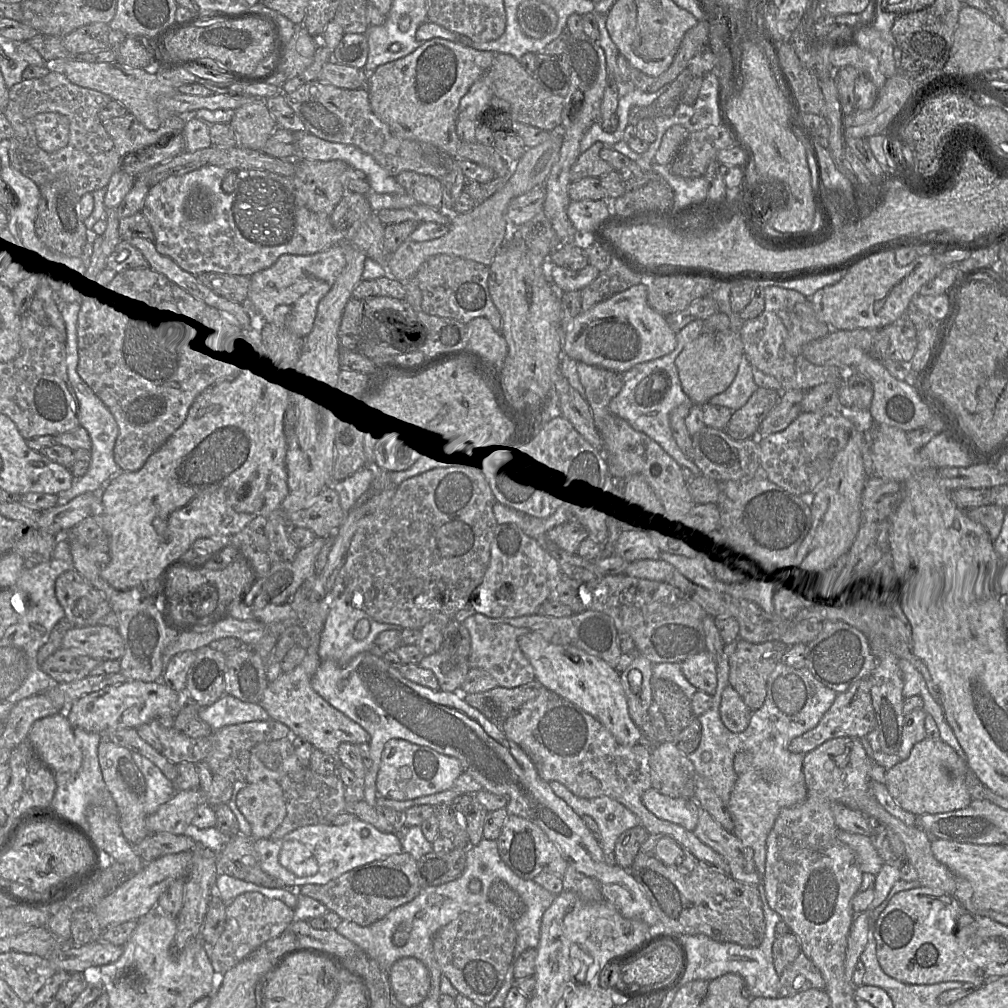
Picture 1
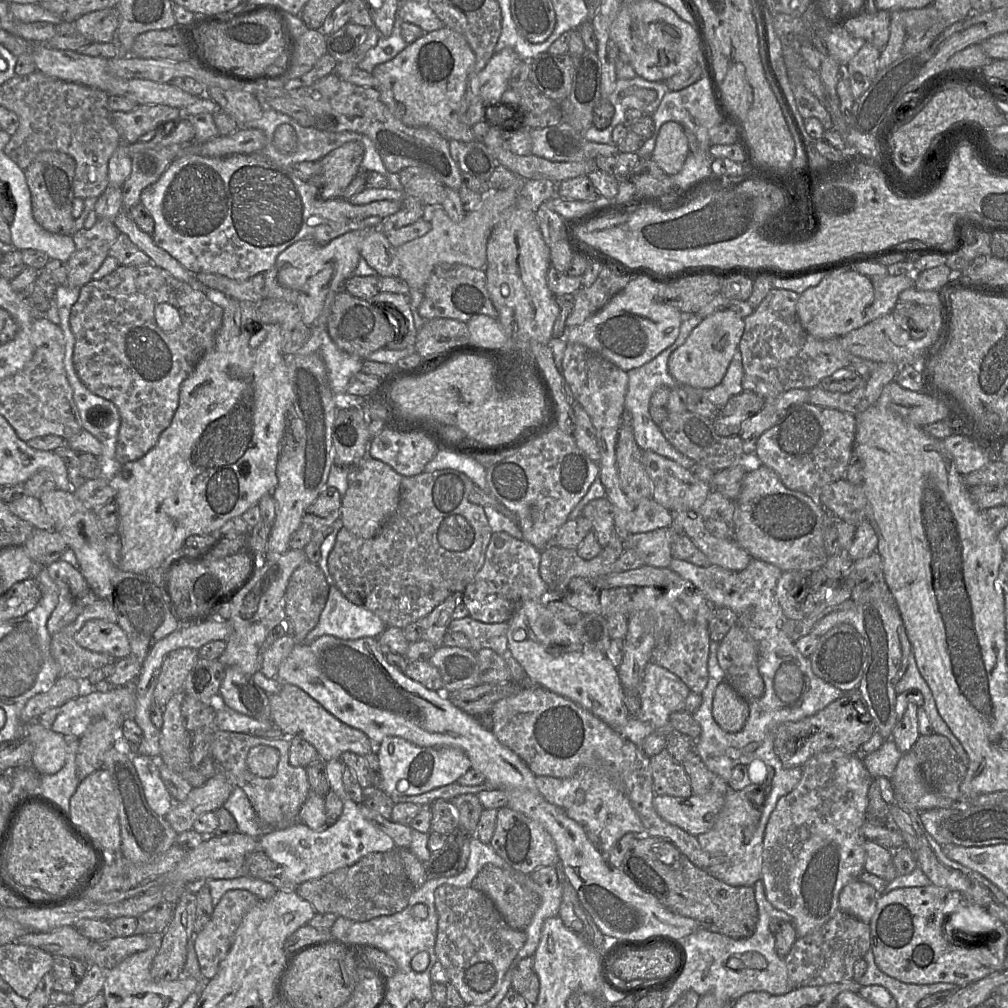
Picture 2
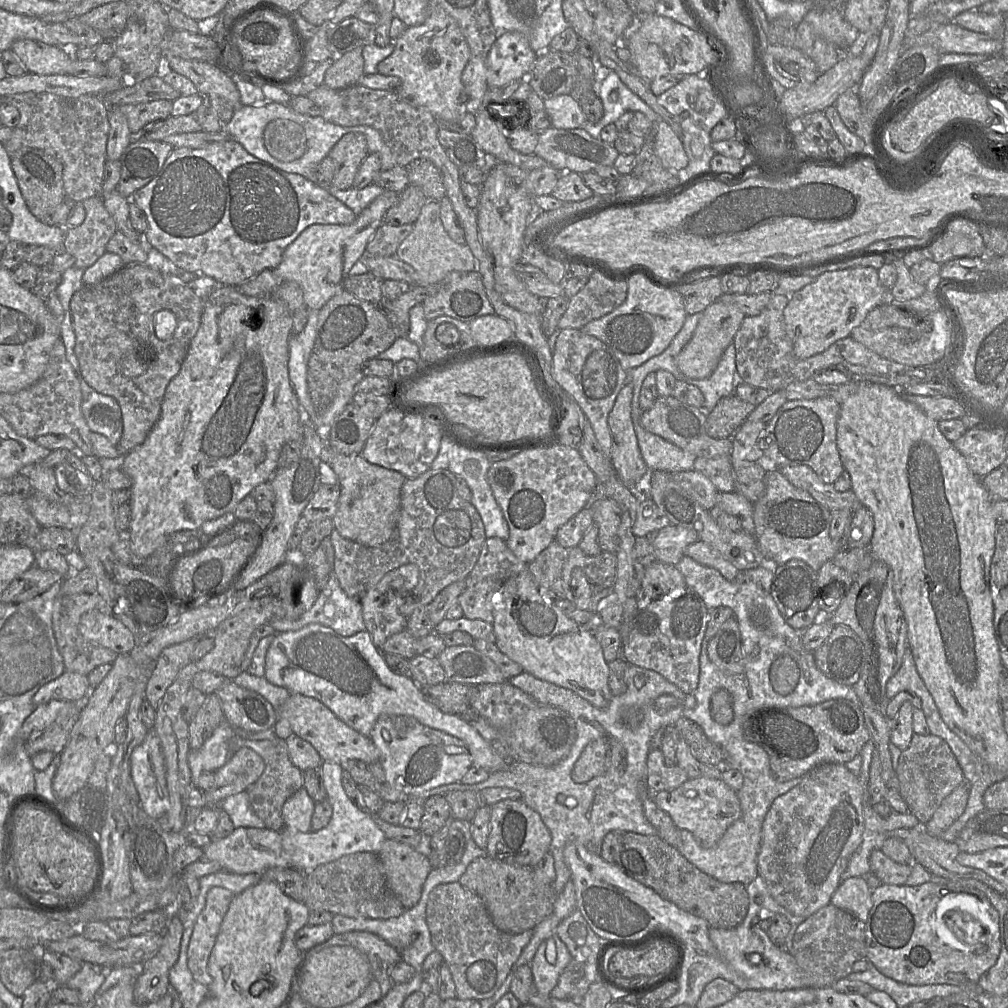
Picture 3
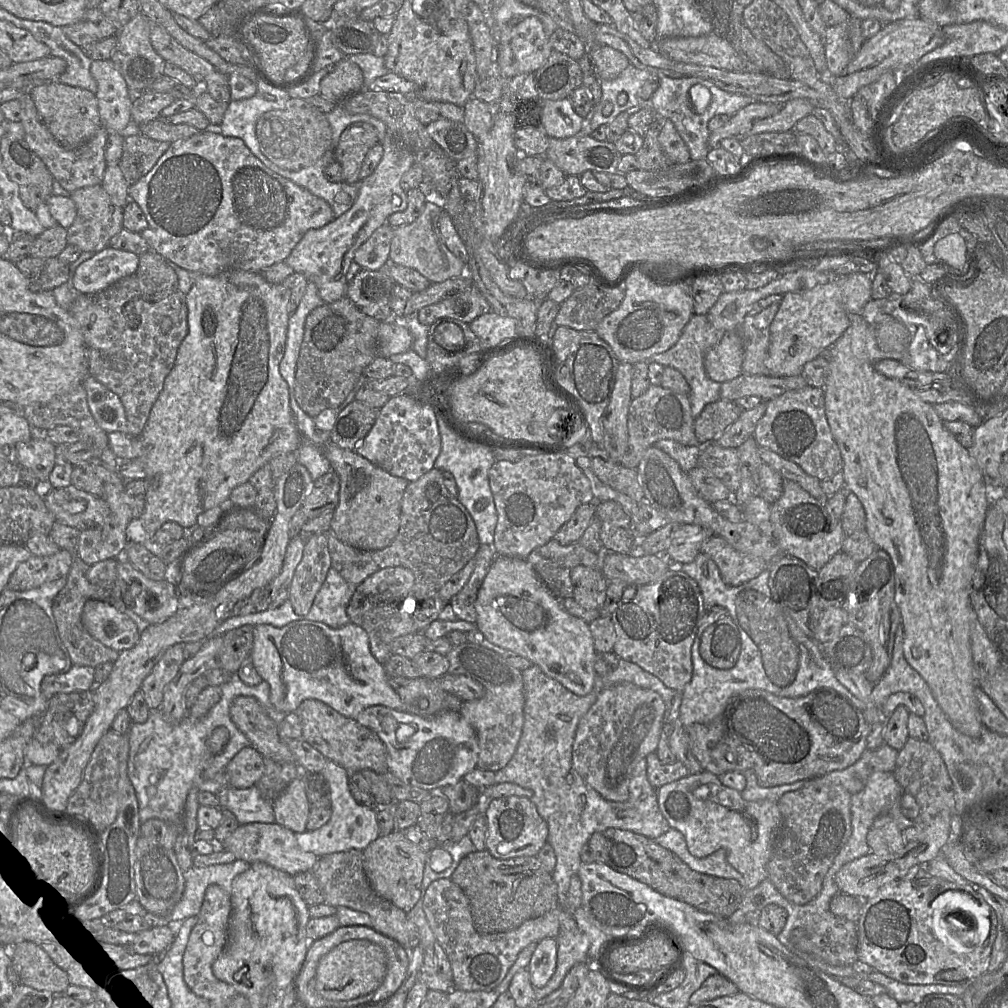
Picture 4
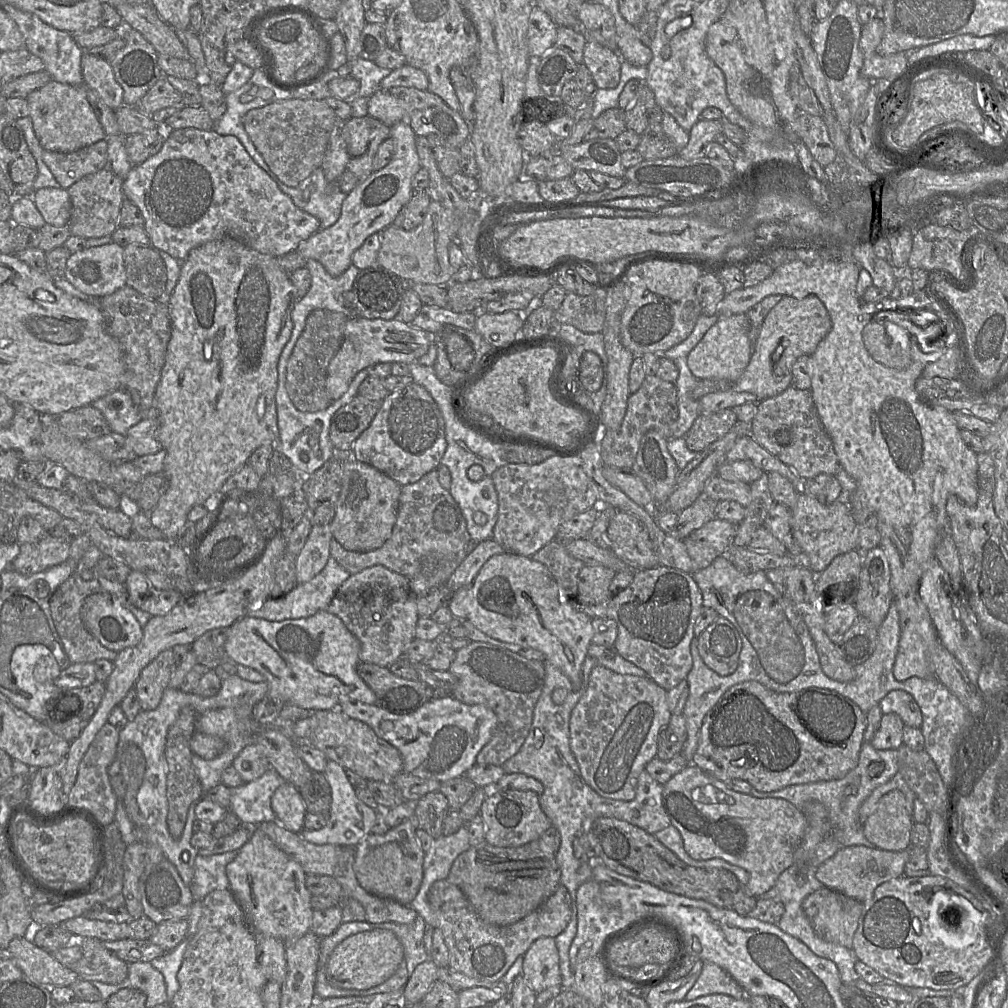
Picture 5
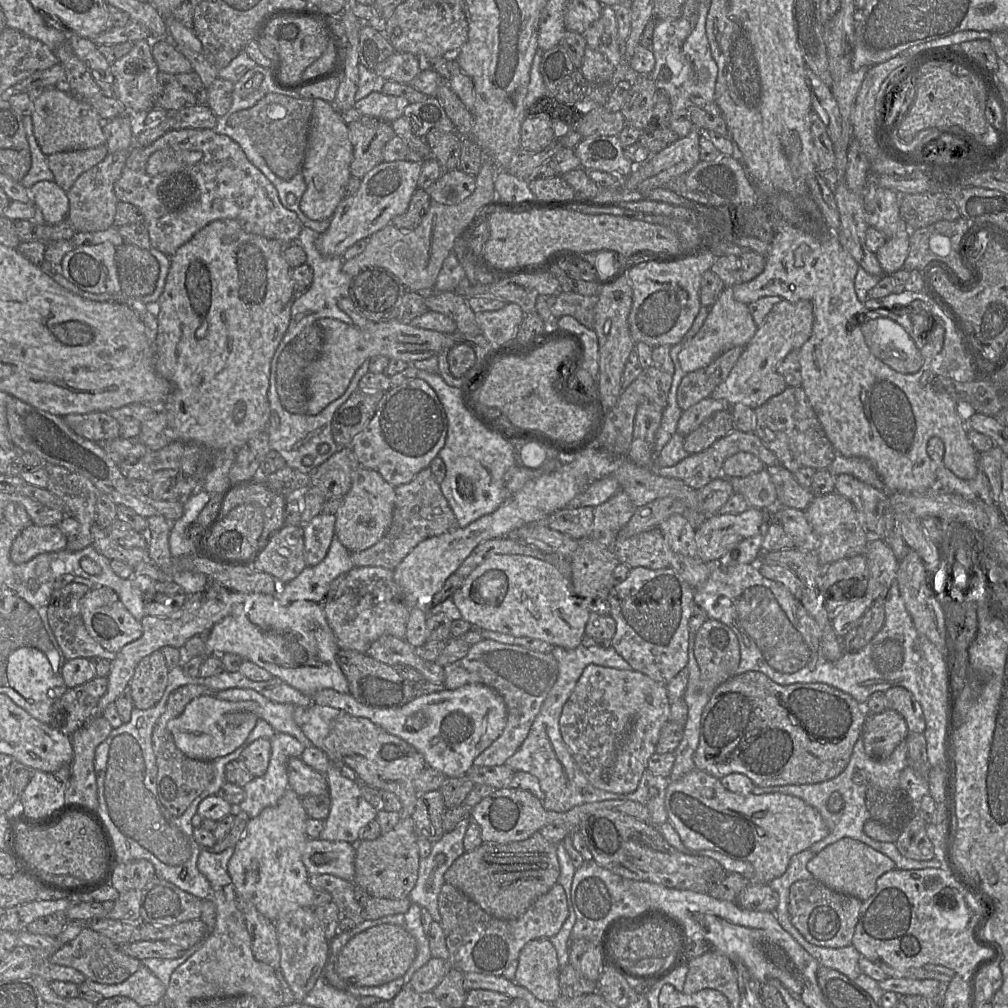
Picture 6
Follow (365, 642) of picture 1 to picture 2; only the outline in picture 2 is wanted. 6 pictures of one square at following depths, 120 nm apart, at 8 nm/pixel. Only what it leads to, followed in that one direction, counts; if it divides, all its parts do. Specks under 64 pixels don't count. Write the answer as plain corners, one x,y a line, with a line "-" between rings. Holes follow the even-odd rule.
336,587
329,588
328,598
317,625
307,634
303,644
323,635
344,640
362,637
378,638
387,625
370,610
349,601

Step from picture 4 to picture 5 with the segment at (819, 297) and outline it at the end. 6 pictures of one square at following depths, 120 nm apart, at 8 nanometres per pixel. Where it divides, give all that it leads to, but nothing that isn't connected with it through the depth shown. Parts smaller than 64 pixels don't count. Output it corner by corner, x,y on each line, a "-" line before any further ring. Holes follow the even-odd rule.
814,294
798,299
783,296
762,323
748,366
732,384
737,392
751,392
761,400
777,396
792,385
792,367
802,355
812,355
832,328
829,312

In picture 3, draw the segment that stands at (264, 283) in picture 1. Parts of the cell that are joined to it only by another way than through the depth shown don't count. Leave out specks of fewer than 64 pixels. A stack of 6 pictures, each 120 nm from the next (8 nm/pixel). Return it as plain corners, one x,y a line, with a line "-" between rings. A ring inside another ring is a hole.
384,190
348,225
313,224
305,228
284,250
282,260
275,269
283,281
292,281
303,290
309,310
320,310
333,296
344,290
344,280
352,266
365,253
366,246
383,223
386,212
397,203
399,193

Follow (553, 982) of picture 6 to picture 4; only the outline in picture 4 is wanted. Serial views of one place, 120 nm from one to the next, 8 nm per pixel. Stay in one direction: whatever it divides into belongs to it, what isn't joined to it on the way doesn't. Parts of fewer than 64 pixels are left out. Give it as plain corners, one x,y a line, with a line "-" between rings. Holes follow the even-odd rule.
544,938
537,943
529,965
530,981
534,988
544,987
556,970
558,944
554,938

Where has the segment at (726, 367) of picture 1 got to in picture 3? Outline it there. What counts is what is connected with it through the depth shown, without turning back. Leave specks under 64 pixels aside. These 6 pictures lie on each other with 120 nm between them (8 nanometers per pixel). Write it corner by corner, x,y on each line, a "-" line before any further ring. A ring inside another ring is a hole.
715,301
709,305
702,312
692,338
676,358
676,365
680,372
691,379
709,378
718,367
726,348
733,344
735,335
745,317
740,309
724,302

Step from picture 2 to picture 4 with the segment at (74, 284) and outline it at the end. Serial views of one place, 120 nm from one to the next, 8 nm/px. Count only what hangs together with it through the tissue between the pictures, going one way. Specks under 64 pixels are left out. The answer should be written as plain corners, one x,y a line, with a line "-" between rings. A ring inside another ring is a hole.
101,184
83,187
70,192
76,206
76,217
67,229
67,244
78,247
82,252
97,253
109,246
110,239
122,228
123,208
115,205

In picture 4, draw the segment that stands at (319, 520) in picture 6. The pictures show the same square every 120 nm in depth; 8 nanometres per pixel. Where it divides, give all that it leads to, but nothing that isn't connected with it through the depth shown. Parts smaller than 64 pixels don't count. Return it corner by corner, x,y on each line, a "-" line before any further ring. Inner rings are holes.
327,533
313,536
305,543
302,559
288,588
296,614
304,616
309,613
330,567

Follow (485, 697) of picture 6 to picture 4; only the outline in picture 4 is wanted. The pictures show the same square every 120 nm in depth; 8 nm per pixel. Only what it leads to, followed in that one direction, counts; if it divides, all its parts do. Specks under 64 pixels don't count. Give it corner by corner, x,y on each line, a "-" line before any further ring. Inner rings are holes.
376,705
361,711
355,721
375,732
385,744
388,771
413,787
438,793
477,767
479,745
476,732
459,712
443,711
433,717
423,717
-
384,717
393,717
400,723
397,735
395,731
383,731
381,722

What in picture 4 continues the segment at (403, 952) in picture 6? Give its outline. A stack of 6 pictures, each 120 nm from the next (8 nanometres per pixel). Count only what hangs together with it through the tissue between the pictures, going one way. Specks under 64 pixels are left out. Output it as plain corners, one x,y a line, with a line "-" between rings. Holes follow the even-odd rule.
349,940
335,946
319,962
316,970
316,991
331,1001
351,1000
374,992
387,972
384,950
368,940

